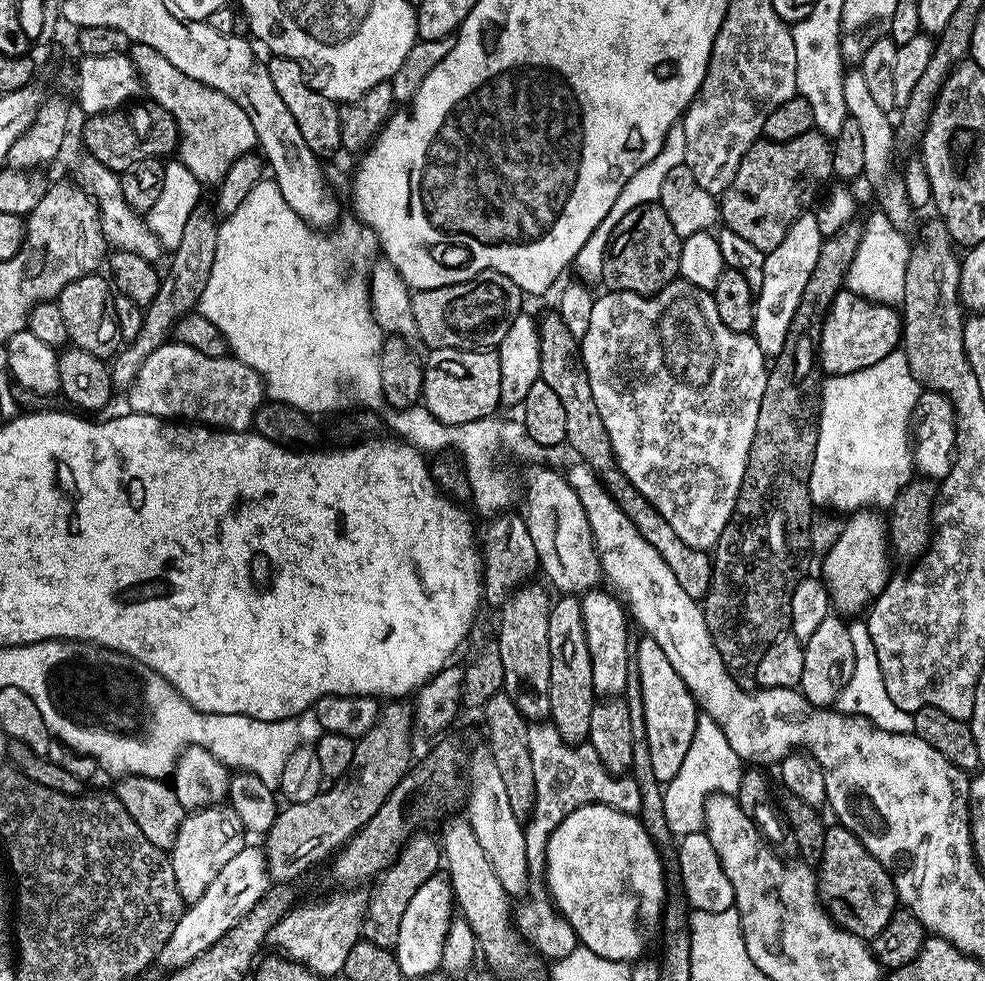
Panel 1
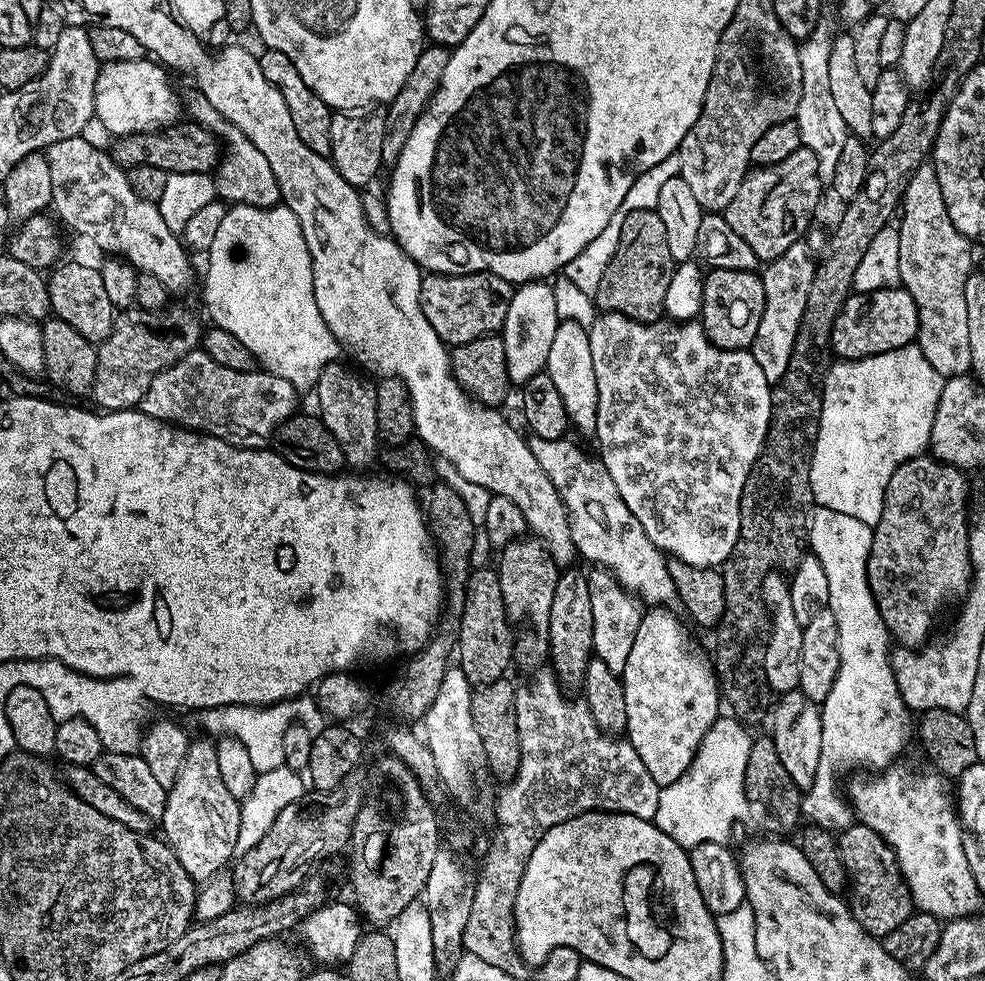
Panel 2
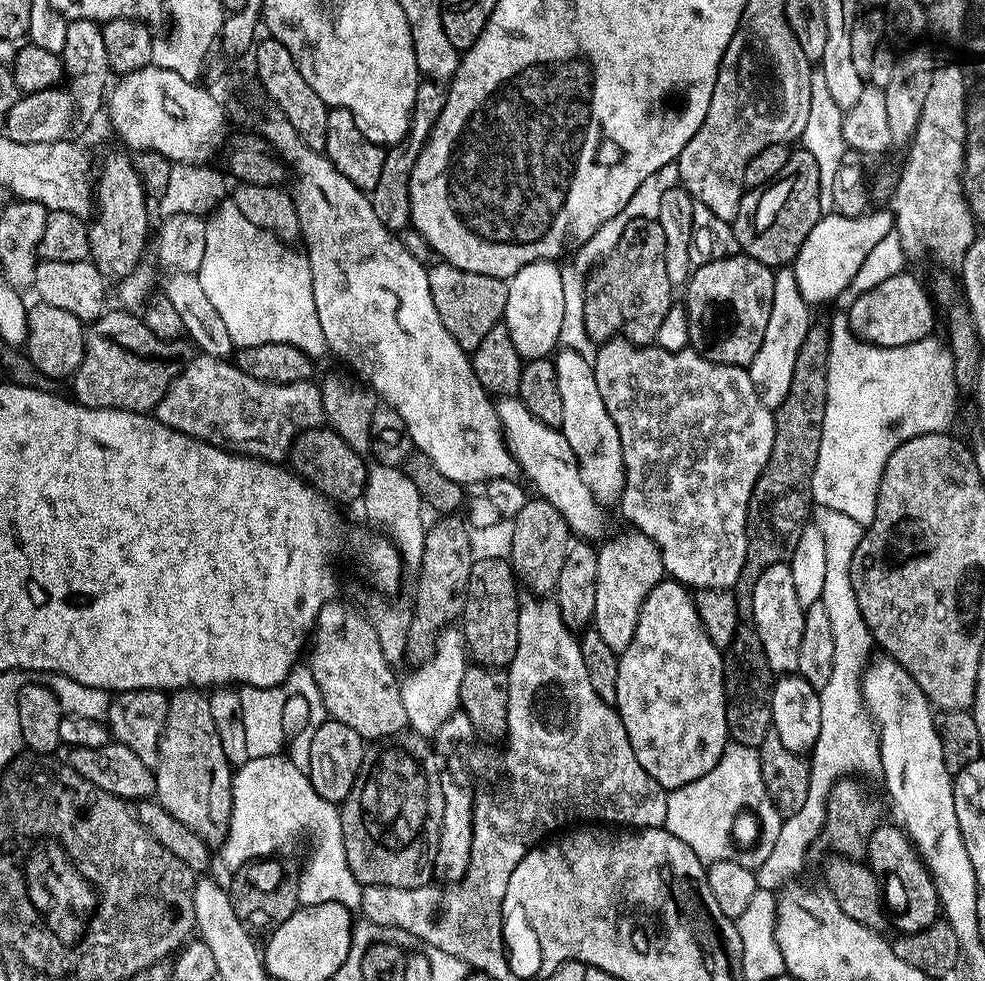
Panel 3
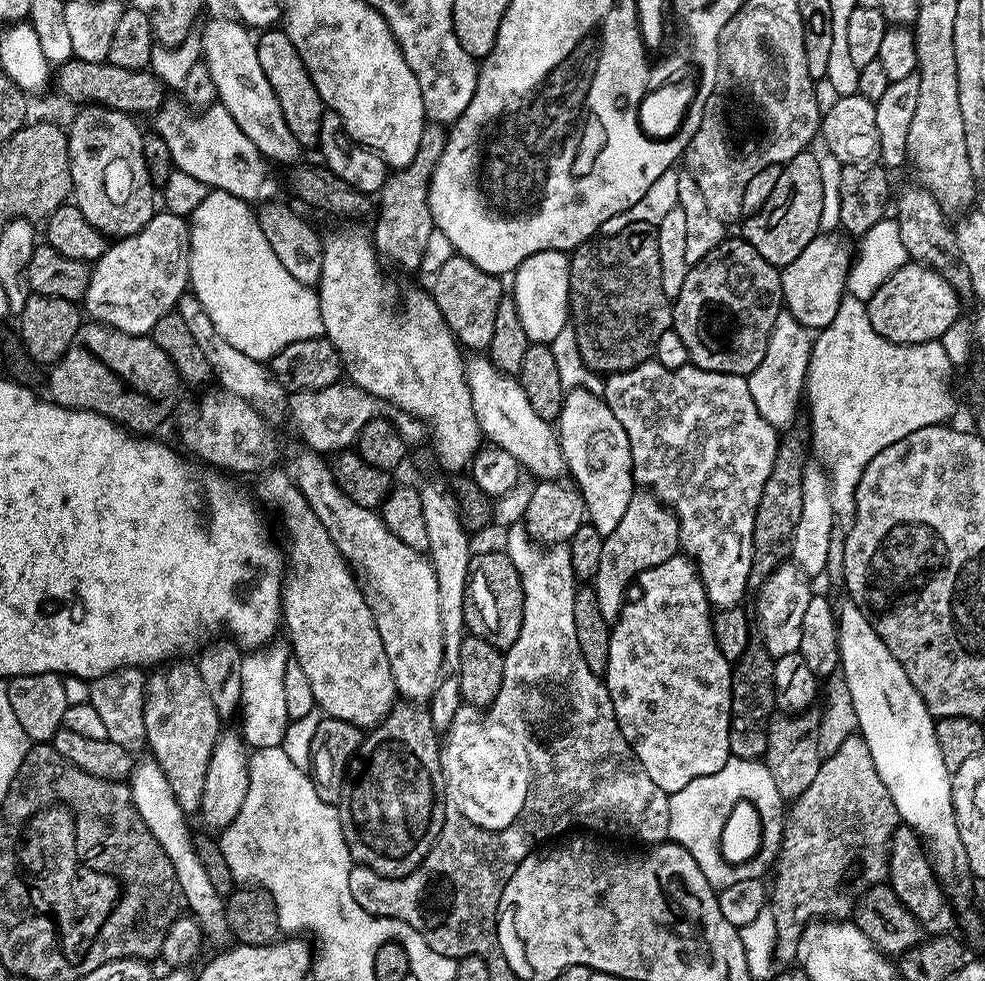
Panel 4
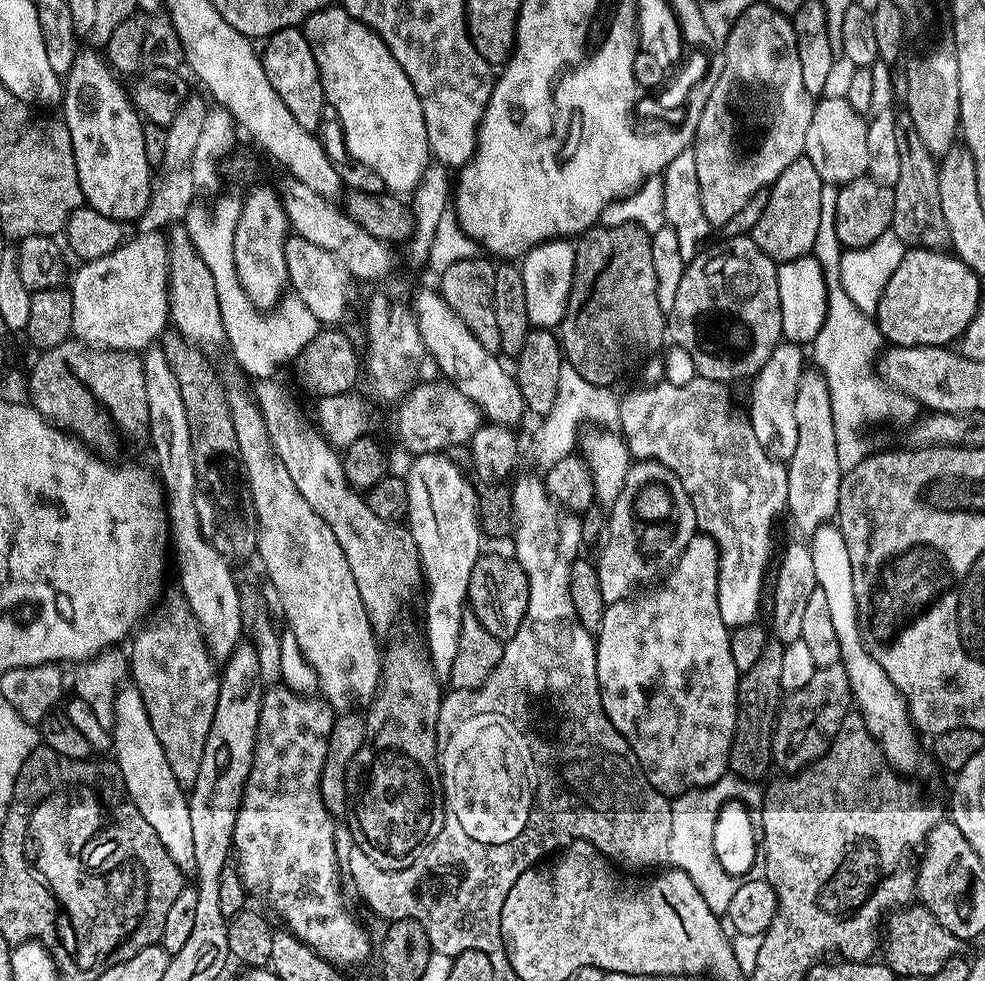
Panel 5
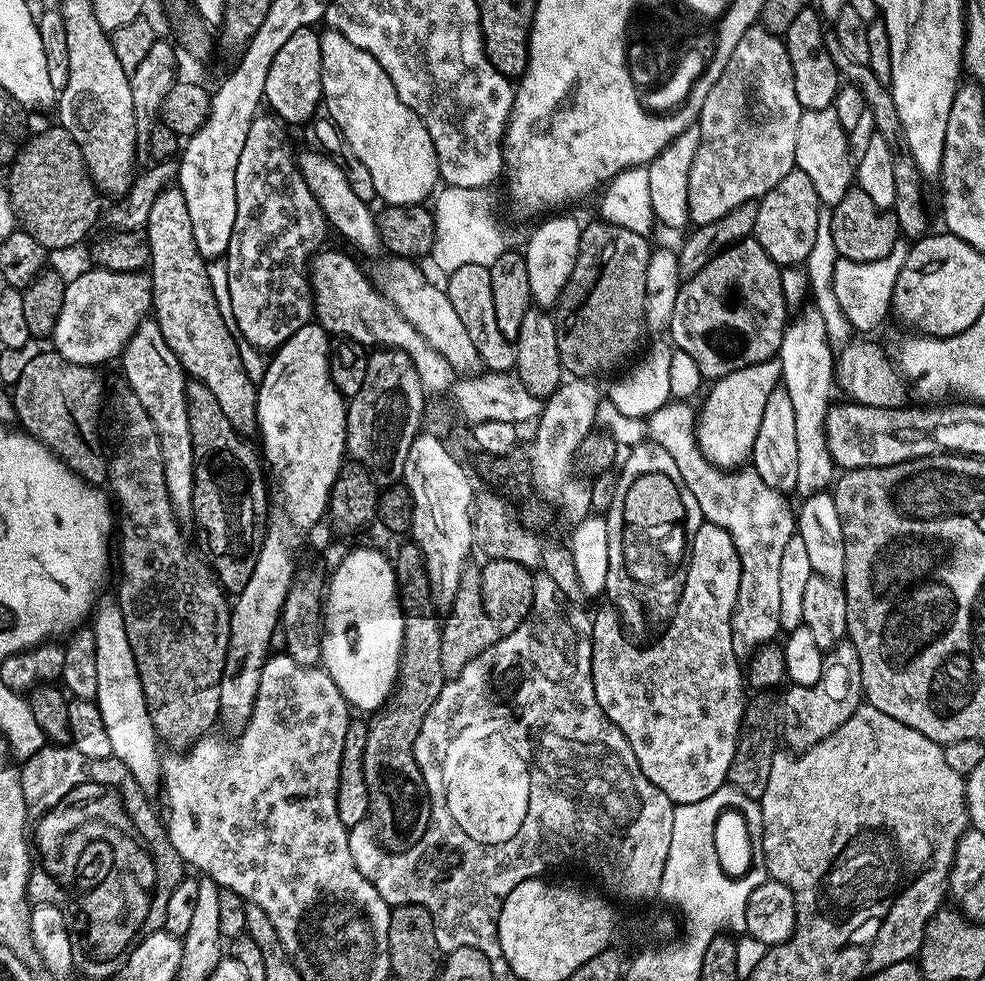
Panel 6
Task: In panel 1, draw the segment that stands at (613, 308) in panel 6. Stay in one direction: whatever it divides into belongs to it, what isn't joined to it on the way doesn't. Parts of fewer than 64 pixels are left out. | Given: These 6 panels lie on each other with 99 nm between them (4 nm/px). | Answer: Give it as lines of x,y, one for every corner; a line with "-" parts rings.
659,202
635,206
618,222
602,266
601,281
610,292
633,292
653,296
680,276
682,238
674,230

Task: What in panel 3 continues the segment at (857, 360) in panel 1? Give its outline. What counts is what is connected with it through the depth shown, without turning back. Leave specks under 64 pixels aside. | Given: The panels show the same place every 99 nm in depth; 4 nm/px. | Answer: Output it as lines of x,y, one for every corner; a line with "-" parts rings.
910,272
894,274
894,278
886,278
886,282
874,286
874,290
866,290
855,297
856,301
846,309
846,315
848,329
859,340
889,348
913,344
933,335
937,309
929,289
923,283
920,285
919,278
911,276

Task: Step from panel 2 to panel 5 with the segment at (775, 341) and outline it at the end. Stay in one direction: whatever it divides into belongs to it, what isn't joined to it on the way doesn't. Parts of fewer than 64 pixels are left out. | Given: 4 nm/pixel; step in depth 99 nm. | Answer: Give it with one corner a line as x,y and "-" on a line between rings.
782,342
770,354
766,366
758,370
758,374
751,377
752,384
752,405
746,412
746,418
752,423
754,438
762,442
769,456
777,462
790,460
794,450
797,449
798,427
794,419
794,402
798,398
798,382
806,371
804,364
806,352
801,345

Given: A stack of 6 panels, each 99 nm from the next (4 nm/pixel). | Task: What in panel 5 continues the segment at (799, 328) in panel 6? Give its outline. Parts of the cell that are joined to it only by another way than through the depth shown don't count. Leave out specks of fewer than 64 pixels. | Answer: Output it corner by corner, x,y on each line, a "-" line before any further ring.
806,370
798,382
798,398
794,402
797,421
797,449
787,461
787,511
797,530
810,538
823,524
835,516
838,490
843,472
838,464
837,443
834,435
833,411
830,409
830,390
824,375
818,370

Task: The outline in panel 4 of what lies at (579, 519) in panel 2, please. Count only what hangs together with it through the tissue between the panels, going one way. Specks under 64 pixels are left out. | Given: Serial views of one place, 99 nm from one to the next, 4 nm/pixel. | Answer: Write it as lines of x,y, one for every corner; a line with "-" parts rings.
476,354
464,365
466,382
470,386
470,400
474,402
474,414
483,439
489,445
514,454
521,469
533,472
533,477
540,480
554,480
563,477
566,472
563,452
557,437
557,429
530,407
526,399
526,390
522,390
515,375
498,370
487,355

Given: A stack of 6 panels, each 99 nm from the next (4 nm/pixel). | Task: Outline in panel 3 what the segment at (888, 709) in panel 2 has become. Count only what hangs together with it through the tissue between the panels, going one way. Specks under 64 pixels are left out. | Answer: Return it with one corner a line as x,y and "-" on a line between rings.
817,507
814,512
814,523
818,530
822,532
823,541
826,544
826,580
825,585
822,589
820,600
826,606
826,615
830,618
830,630
834,634
834,670
830,670
830,682
826,682
824,688
819,689
820,701
822,702
822,730
818,730
818,742
814,745
810,753
809,763
809,789
806,795
806,802
803,803
802,810
799,810
798,814
794,814
793,817
785,819
781,826
781,830
778,835
778,842
775,843
774,850
771,851
770,858
766,862
762,863
762,866
755,871
756,874
756,887
757,888
771,888
773,890
779,889
781,885
785,883
800,867
804,864
804,858
808,854
808,847
811,846
815,840
821,839
824,830
824,819
828,813
828,795
830,790
835,786
837,780
843,780
851,777
853,774
860,774
856,772
865,772
866,775
872,776
877,775
880,772
880,738
876,730
875,724
872,722
872,717
869,716
867,708
864,707
864,701
862,699
862,693
860,690
860,681
862,679
862,673
869,663
870,657
873,655
872,648
874,649
874,641
870,630
866,626
866,622
862,618
862,610
858,610
858,598
854,598
854,586
850,582
850,566
854,562
854,550
858,550
858,542
864,536
864,528
858,522
854,522
854,518
849,518
847,514
841,514
839,510
830,510
829,508

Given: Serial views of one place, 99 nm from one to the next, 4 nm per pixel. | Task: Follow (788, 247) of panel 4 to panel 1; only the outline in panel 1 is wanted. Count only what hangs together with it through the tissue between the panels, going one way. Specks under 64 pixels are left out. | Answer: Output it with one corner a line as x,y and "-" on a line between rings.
810,131
790,138
790,142
759,139
746,150
734,182
719,197
718,207
723,227
734,230
746,242
766,254
786,238
786,230
809,207
816,191
833,179
832,146
823,132

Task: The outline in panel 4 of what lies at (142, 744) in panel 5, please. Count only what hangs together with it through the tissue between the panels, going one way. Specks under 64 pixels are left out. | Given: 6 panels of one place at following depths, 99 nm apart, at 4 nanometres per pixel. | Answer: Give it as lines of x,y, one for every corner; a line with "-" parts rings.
151,758
145,760
137,759
132,766
130,777
130,787
132,789
132,801
150,834
162,846
166,858
170,858
170,866
174,866
174,874
178,878
180,895
187,911
200,924
200,930
208,940
224,946
229,943
230,933
228,931
228,919
224,913
226,907
225,897
218,894
210,883
210,875
205,866
199,860
194,845
194,837
188,833
186,813
178,806
174,798
174,792
170,790
170,782
166,782
166,774
158,766
158,762

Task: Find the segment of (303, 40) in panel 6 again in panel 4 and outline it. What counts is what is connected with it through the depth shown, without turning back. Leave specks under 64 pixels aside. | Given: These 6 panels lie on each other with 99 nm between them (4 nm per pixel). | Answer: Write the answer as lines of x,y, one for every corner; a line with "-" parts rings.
282,30
261,31
256,40
256,49
258,50
258,62
262,66
262,74
266,74
278,98
278,106
282,106
282,118
286,118
286,126
290,126
290,134
294,134
301,149
315,149
320,142
322,118
326,109
302,62
302,54
294,50
294,42
290,42
290,38

